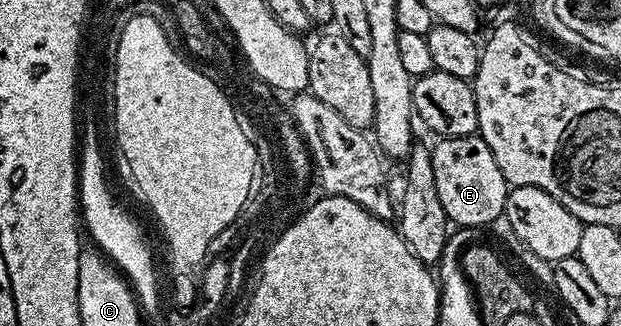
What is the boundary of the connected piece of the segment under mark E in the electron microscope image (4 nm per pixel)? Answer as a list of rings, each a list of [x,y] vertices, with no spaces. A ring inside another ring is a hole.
[[[448,136],[440,139],[431,149],[433,178],[437,182],[437,195],[452,225],[460,228],[482,229],[504,215],[509,185],[493,158],[493,150],[482,136]]]

